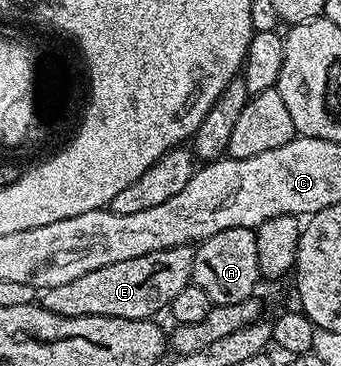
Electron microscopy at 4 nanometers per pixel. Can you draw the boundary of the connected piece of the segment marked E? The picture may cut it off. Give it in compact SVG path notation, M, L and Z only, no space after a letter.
M178 245L149 255L137 255L137 259L125 259L125 263L109 263L109 267L97 267L97 271L73 279L73 283L42 290L41 303L57 315L105 315L145 321L159 315L155 313L162 309L164 312L178 293L191 284L194 258L192 246Z

